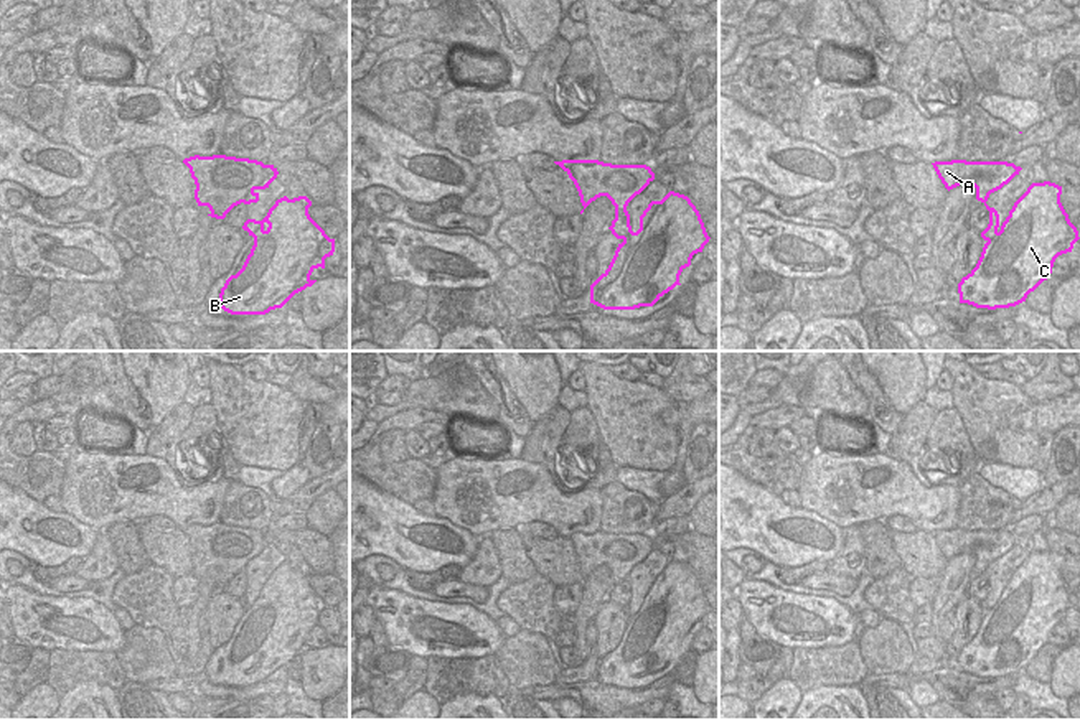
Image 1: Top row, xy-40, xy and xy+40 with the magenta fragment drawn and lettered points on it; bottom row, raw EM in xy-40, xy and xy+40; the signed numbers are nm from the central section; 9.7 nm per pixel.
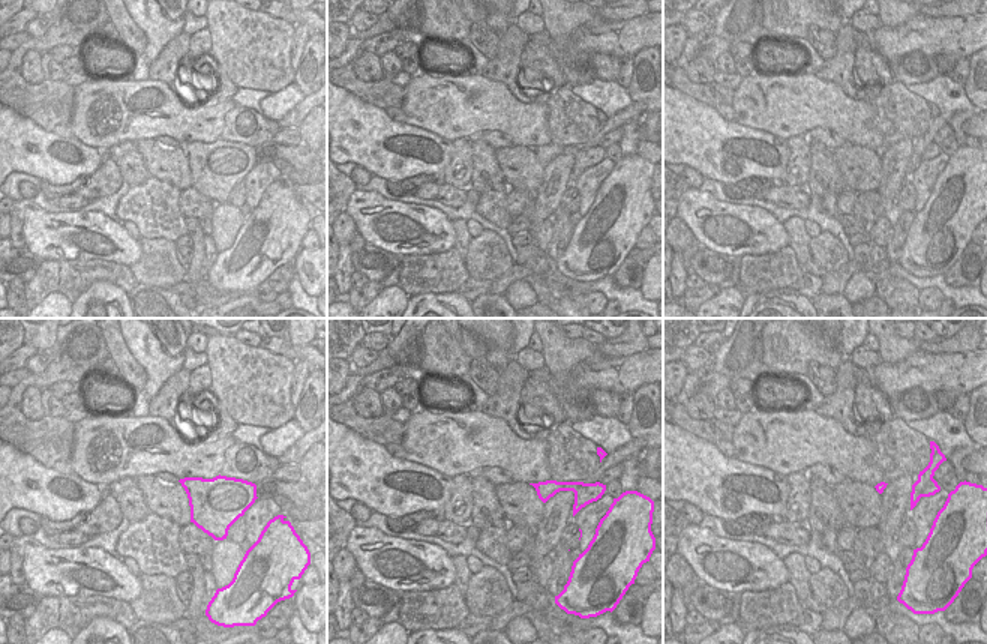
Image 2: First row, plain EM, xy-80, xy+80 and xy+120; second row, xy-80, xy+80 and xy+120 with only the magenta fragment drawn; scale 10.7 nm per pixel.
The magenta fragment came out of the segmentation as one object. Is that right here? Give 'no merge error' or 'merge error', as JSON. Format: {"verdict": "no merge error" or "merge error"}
{"verdict": "no merge error"}

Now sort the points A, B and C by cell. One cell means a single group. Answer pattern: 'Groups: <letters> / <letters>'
Groups: A B C.

